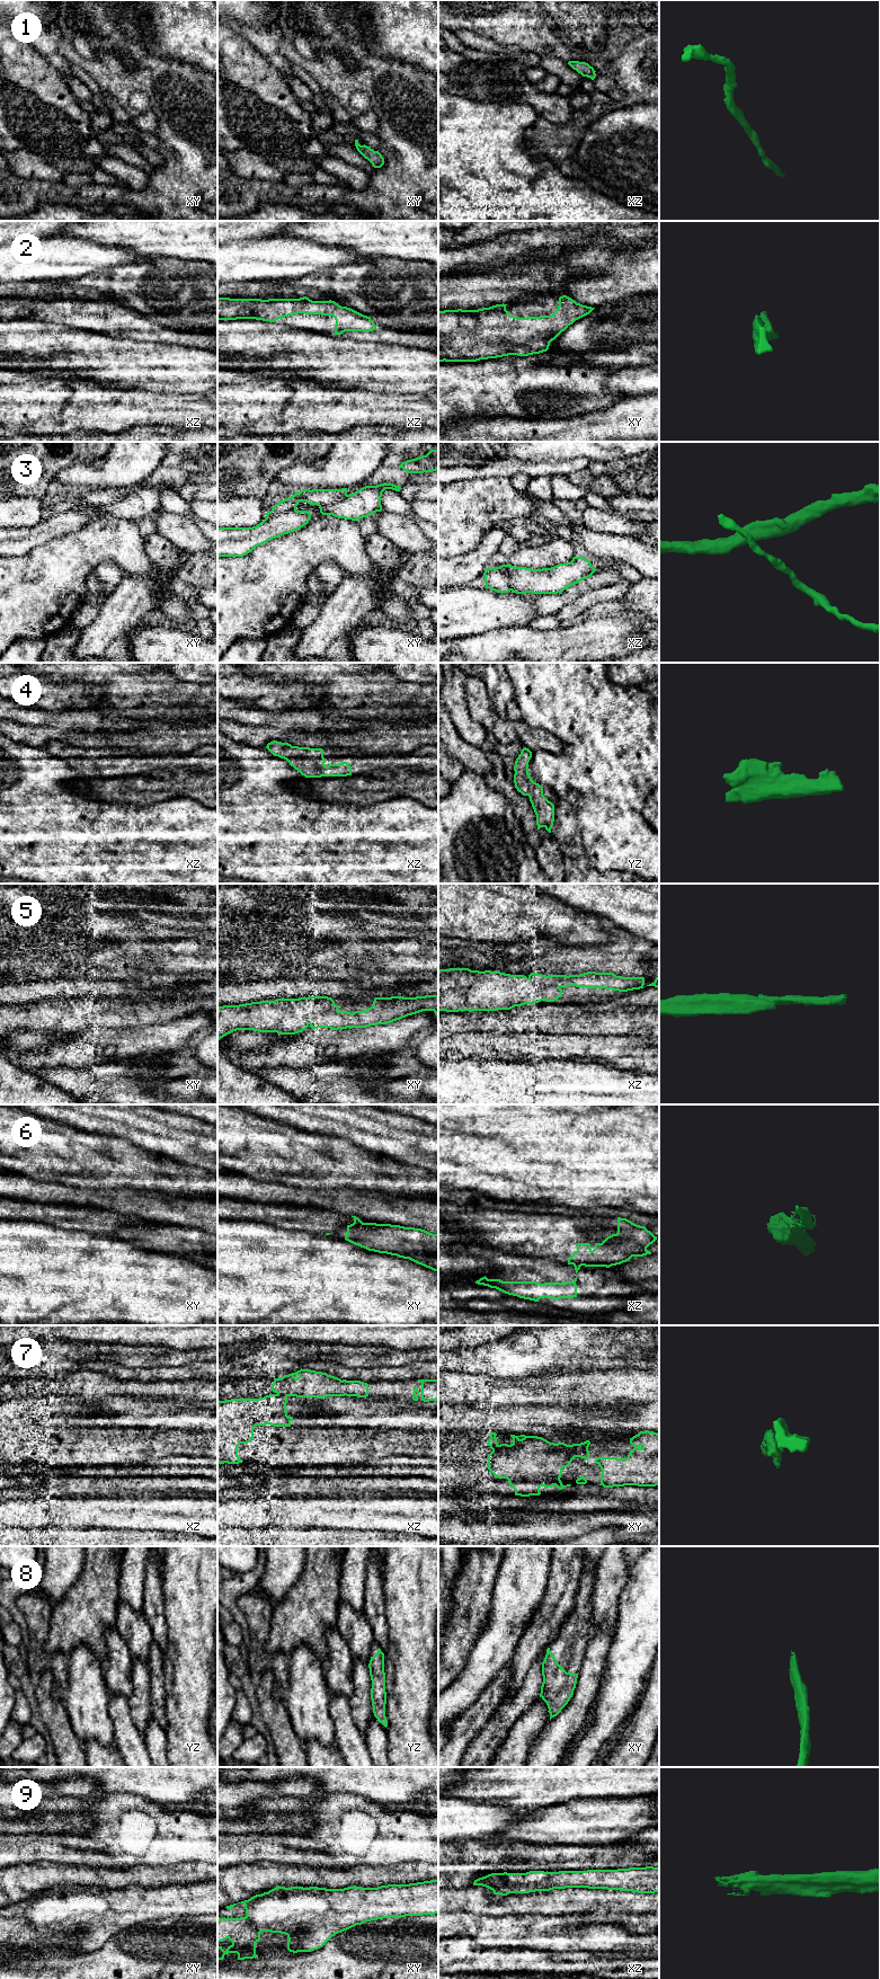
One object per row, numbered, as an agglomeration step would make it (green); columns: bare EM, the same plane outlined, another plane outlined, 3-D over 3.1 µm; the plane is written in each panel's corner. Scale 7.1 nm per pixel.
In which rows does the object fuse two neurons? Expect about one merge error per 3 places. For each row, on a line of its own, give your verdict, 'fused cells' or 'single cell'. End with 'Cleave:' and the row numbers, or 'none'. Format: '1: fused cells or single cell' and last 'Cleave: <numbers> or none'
1: single cell
2: single cell
3: fused cells
4: single cell
5: single cell
6: fused cells
7: fused cells
8: single cell
9: single cell
Cleave: 3, 6, 7

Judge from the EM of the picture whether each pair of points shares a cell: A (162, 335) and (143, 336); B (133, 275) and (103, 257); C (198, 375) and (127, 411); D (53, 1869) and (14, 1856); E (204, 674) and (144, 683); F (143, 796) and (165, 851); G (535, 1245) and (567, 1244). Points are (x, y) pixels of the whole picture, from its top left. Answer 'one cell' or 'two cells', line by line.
A: one cell
B: two cells
C: two cells
D: two cells
E: two cells
F: two cells
G: one cell

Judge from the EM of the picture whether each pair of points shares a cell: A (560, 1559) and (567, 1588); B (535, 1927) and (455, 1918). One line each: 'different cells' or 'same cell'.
A: same cell
B: same cell

